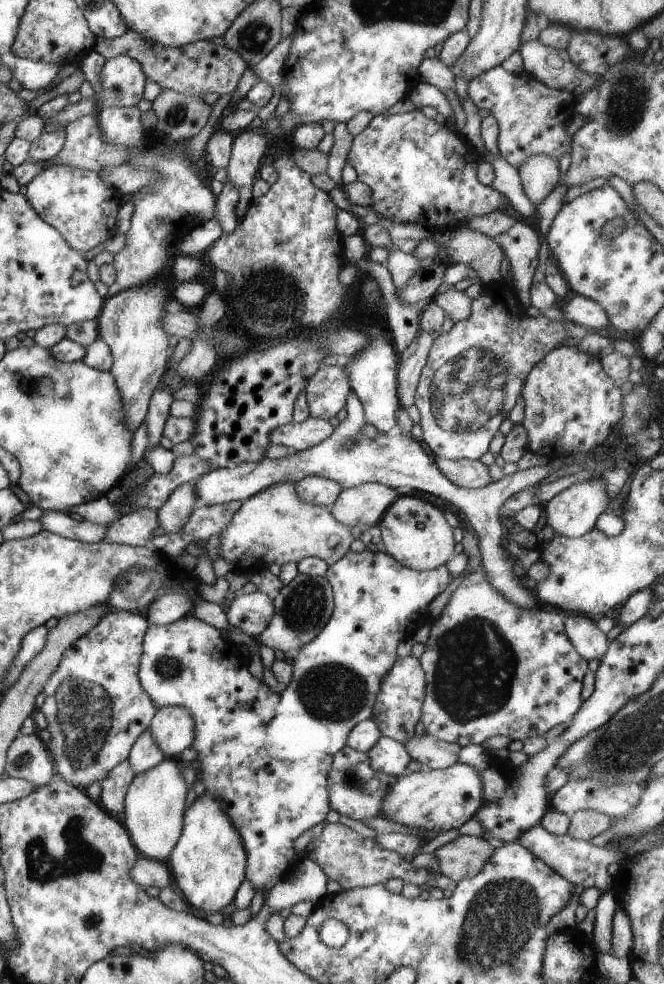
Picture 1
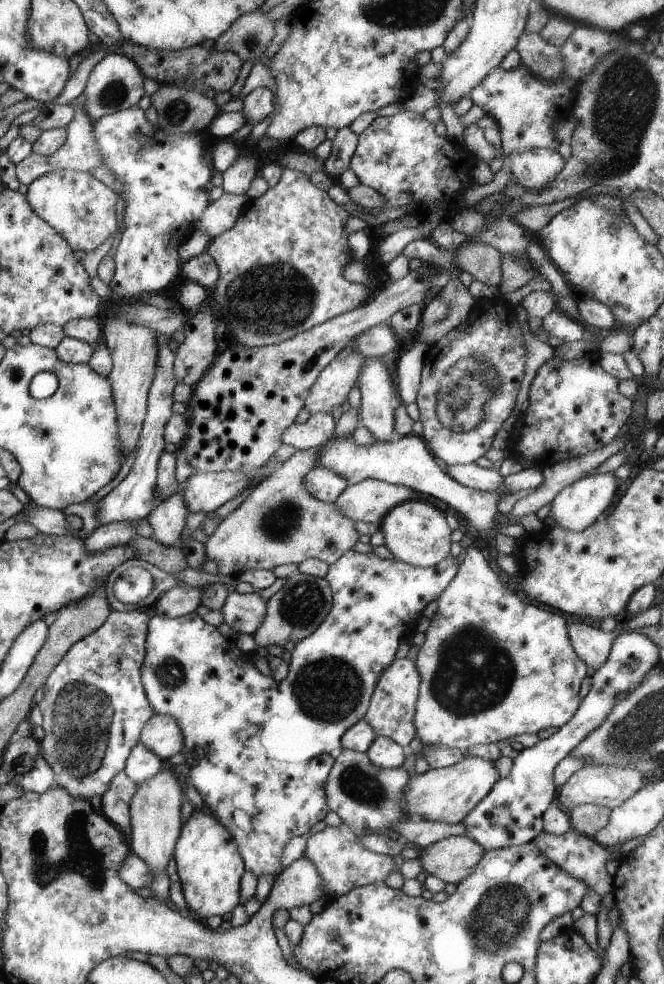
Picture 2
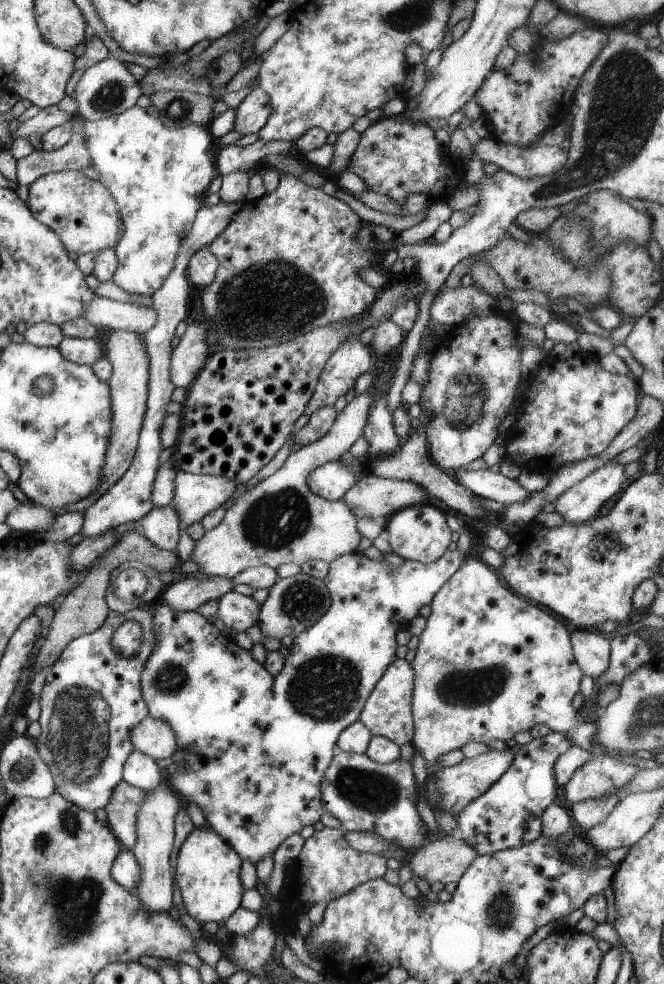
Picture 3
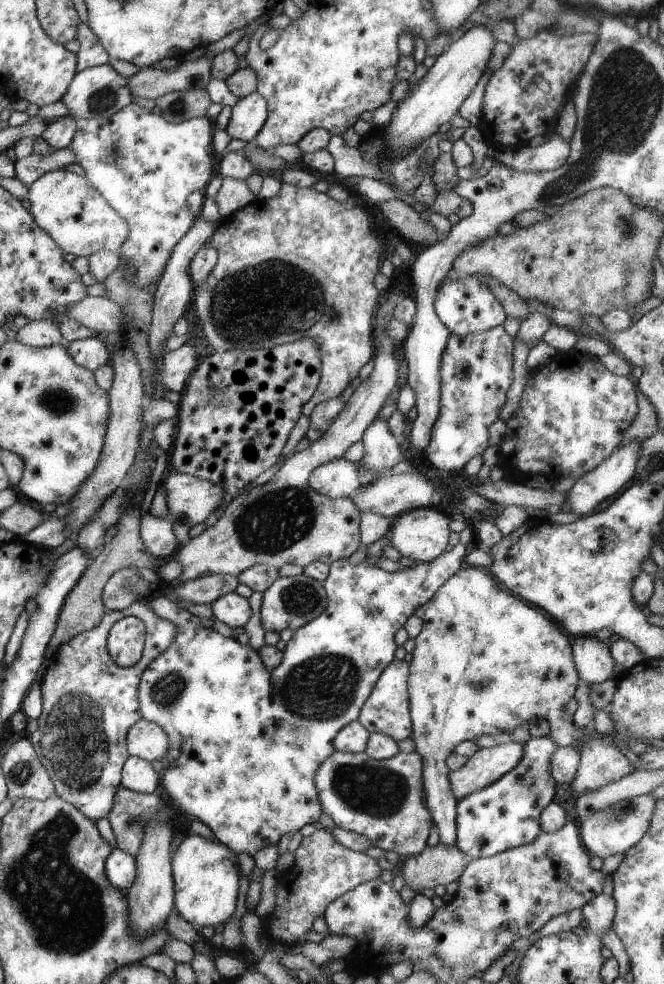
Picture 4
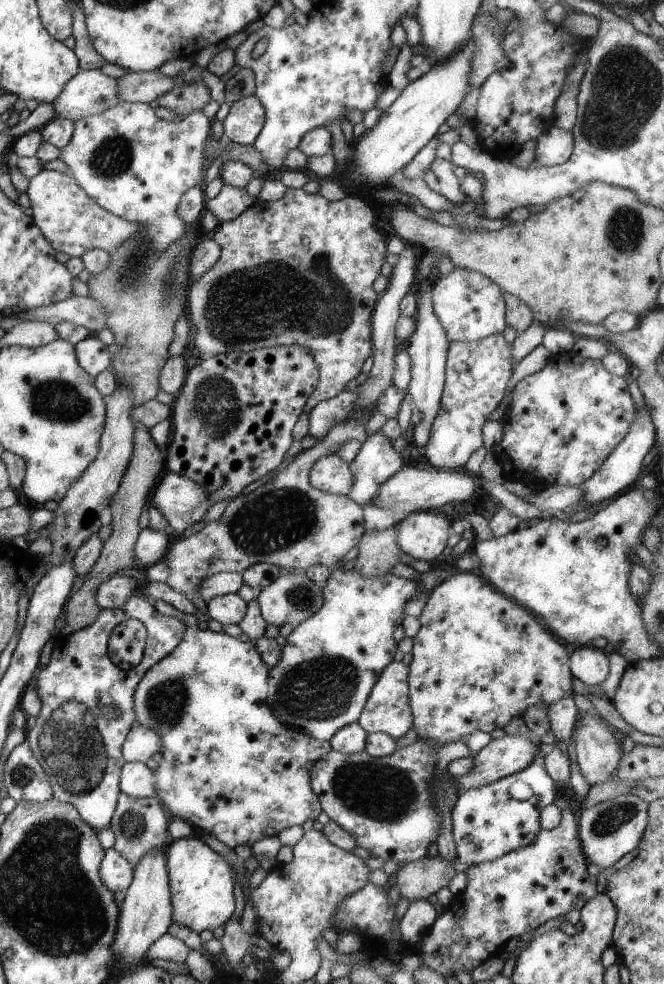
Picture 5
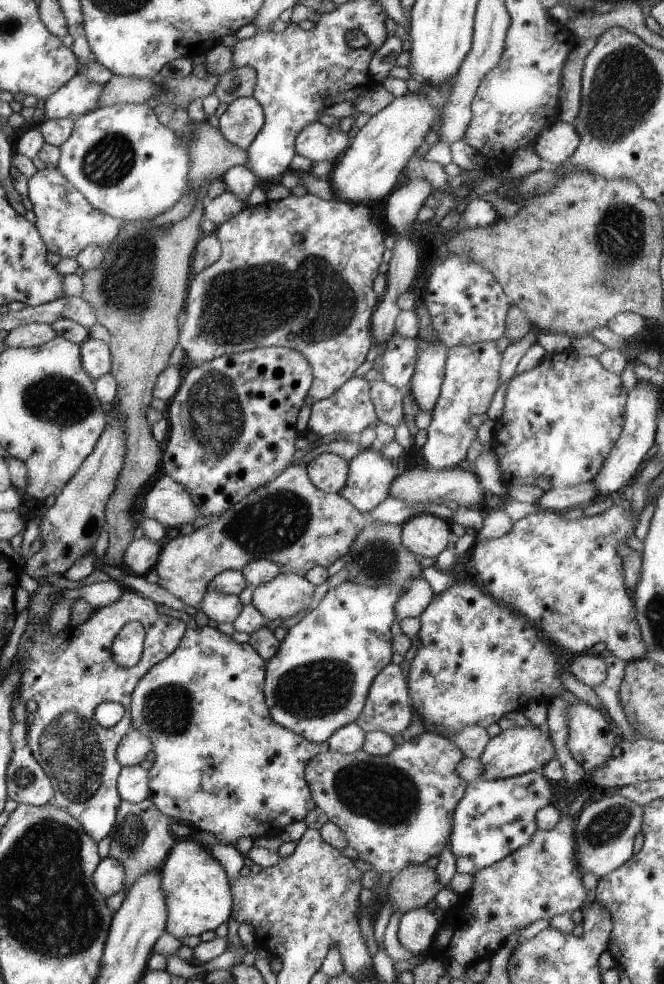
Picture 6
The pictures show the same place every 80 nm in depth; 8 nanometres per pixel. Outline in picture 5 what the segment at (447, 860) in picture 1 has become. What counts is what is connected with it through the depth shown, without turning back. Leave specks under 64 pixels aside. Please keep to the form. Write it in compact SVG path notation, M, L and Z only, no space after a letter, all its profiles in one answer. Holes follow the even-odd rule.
M426 854L417 860L399 865L394 885L409 903L426 899L439 888L447 887L449 880L457 873L455 863L456 858L446 861L439 855L428 857Z

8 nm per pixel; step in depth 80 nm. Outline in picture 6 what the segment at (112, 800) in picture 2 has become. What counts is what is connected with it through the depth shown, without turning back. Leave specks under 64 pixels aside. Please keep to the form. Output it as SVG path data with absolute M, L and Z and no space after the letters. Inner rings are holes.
M147 797L138 803L123 800L119 803L113 826L106 836L110 838L108 855L124 868L124 894L141 874L161 866L168 850L177 840L169 829L170 823L169 818L161 814Z

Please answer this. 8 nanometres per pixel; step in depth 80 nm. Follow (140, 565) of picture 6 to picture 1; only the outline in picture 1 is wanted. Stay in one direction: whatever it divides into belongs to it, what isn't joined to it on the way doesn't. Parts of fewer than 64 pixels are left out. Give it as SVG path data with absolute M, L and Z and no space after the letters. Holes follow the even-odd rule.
M189 481L177 486L175 490L168 495L167 500L157 508L155 518L157 526L161 527L165 534L179 532L186 524L189 514L194 510L195 488L193 482Z

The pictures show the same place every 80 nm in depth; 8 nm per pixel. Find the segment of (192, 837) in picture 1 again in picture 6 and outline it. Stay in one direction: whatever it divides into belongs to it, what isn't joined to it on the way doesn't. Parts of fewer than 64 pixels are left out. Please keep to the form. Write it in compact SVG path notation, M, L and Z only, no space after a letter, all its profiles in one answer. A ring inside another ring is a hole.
M191 838L177 839L161 862L159 874L167 909L165 933L178 939L199 935L207 930L214 931L219 924L228 920L232 905L230 880L208 847Z

